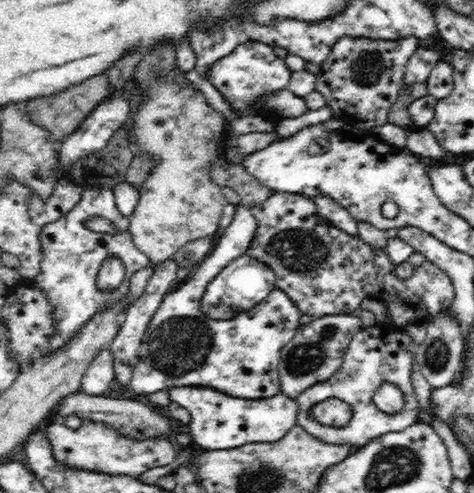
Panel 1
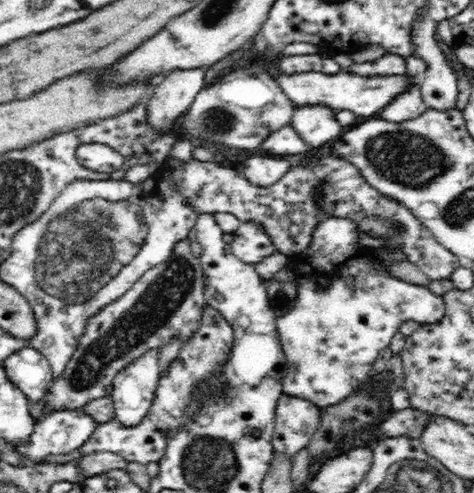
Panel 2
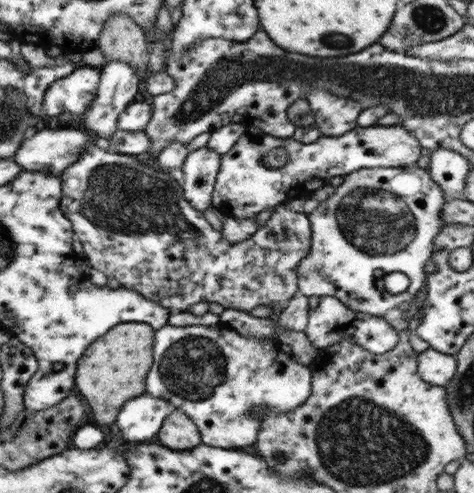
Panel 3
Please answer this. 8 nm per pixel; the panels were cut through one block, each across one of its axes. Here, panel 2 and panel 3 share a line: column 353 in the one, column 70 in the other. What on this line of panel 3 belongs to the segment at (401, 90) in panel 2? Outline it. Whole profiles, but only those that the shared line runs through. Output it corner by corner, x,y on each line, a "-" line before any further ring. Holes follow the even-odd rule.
77,66
69,76
49,84
41,102
43,114
59,116
61,112
69,112
75,118
81,116
95,96
97,82
99,70

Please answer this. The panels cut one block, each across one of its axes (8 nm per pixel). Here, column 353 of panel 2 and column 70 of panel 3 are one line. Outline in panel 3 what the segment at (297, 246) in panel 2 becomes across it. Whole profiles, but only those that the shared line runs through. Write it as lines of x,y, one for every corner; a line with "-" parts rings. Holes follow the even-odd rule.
89,144
81,154
79,158
67,166
67,170
63,170
63,174
59,176
61,178
61,202
59,202
59,208
63,212
63,216
67,216
73,224
73,232
75,232
75,240
79,240
83,244
83,258
89,262
89,268
95,268
99,272
103,272
107,278
115,278
121,286
125,288
131,288
135,290
137,294
145,296
147,300
151,302
157,302
159,306
167,308
169,314
171,312
187,312
187,308
191,308
193,304
197,302
215,302
215,304
221,304
225,310
239,310
239,312
249,312
257,306
271,306
273,302
281,302
281,300
289,300
297,294
297,276
295,276
295,268
297,264
305,258
305,254
309,252
311,248
311,224
309,224
309,218
305,214
297,214
297,212
291,212
285,208
285,202
281,202
279,206
271,208
271,216
269,220
259,226
259,230
255,234
251,234
249,238
241,240
241,242
229,242
221,230
213,230
201,216
201,212
191,206
191,202
187,202
187,198
183,196
183,190
181,186
171,178
169,172
163,172
163,170
151,170
147,166
141,166
133,156
125,156
125,154
111,154
107,150
101,150
101,148
95,148
95,144

